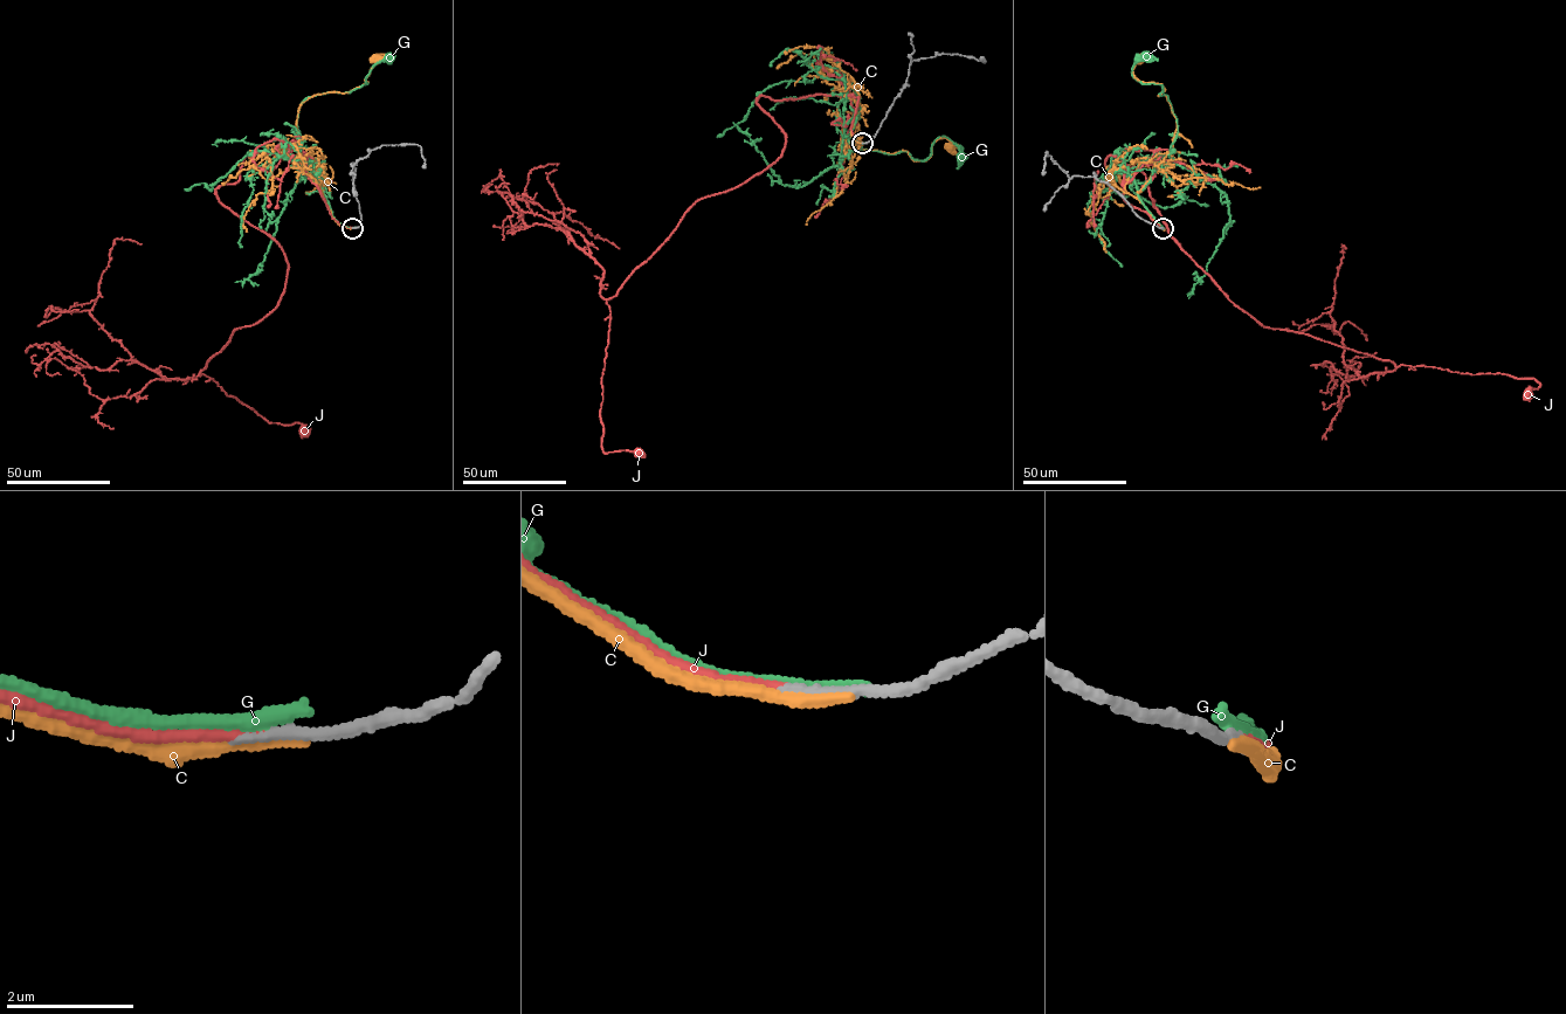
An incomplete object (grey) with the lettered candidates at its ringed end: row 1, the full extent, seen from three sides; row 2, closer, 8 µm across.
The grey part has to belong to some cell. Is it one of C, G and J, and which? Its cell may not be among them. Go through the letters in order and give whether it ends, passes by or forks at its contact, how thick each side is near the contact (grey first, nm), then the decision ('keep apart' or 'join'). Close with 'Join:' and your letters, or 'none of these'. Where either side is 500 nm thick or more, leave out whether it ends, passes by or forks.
C: it ends; calibres 200 and 240 nm; keep apart
G: it ends; calibres 190 and 280 nm; keep apart
J: it ends; calibres 180 and 160 nm; join
Join: J

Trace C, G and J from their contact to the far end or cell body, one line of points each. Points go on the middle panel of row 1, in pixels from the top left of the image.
C: (863, 143), (852, 136), (856, 112), (841, 135), (849, 151), (905, 150), (925, 160), (940, 138), (950, 147)
G: (863, 143), (852, 136), (856, 112), (843, 124), (848, 151), (905, 151), (923, 160), (943, 136), (961, 157)
J: (862, 143), (859, 97), (761, 96), (785, 136), (780, 157), (698, 199), (606, 301), (601, 446), (639, 450)

